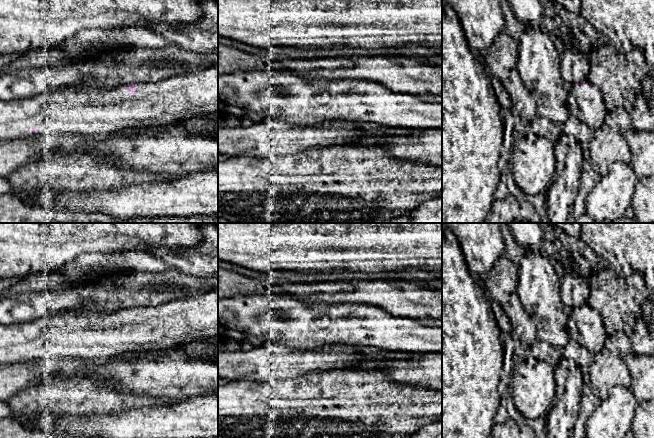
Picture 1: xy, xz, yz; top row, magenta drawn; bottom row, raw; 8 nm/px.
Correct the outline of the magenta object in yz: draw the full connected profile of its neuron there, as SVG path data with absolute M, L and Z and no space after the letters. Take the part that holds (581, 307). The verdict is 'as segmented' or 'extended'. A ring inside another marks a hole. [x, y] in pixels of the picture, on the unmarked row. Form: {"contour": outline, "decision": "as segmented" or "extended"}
{"contour": "M587 304L573 308L569 315L568 332L572 339L592 354L599 352L604 347L607 337L602 317L598 311Z", "decision": "extended"}

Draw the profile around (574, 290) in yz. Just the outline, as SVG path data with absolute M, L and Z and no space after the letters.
M567 270L561 279L561 302L575 308L587 304L591 296L591 288L585 278L574 271Z

